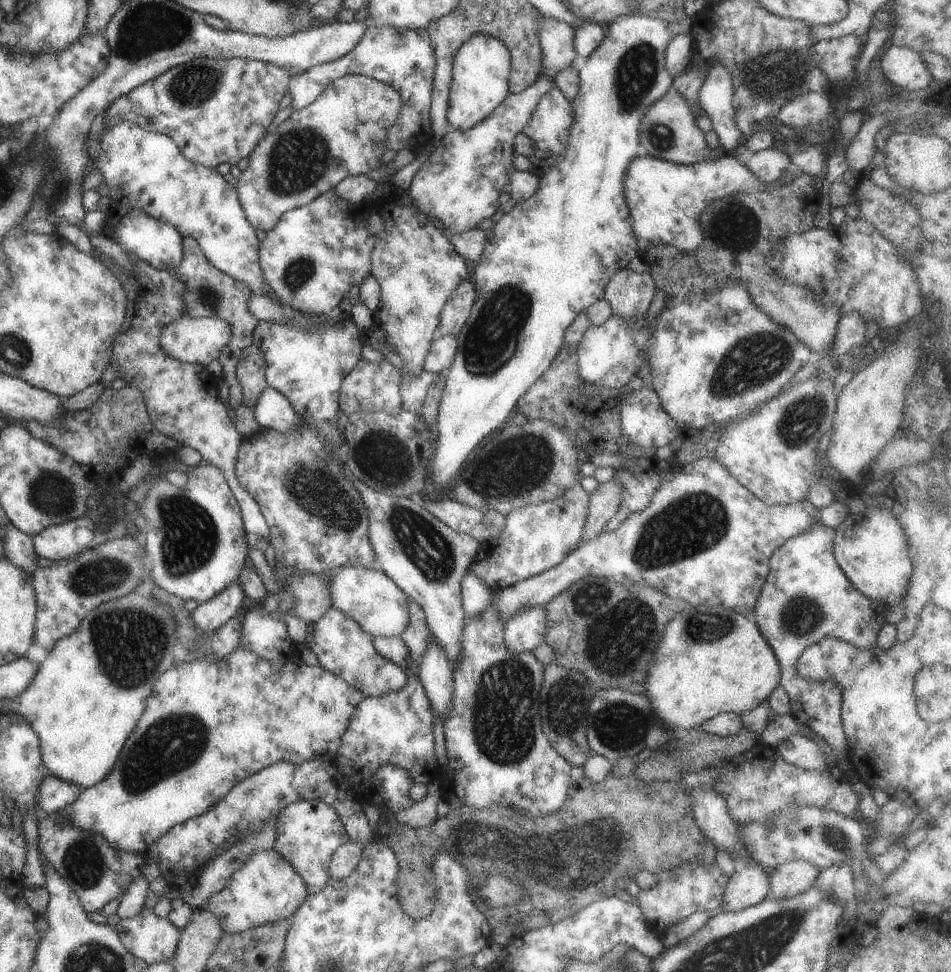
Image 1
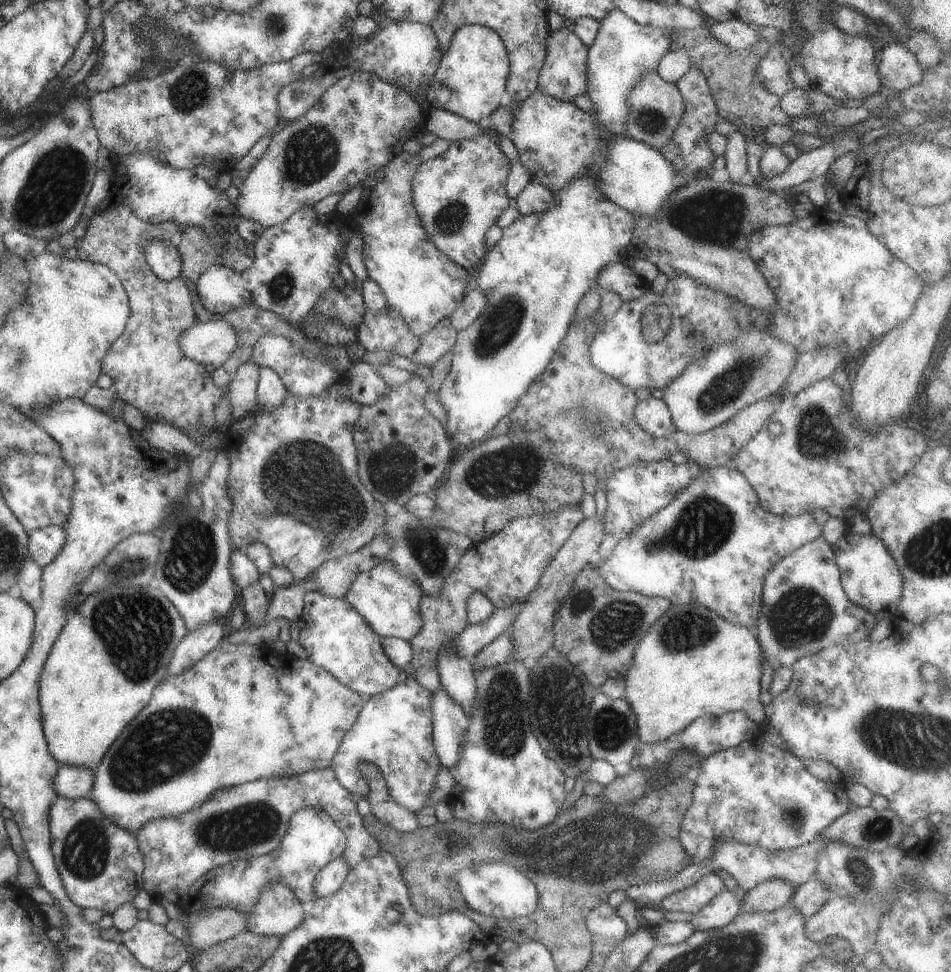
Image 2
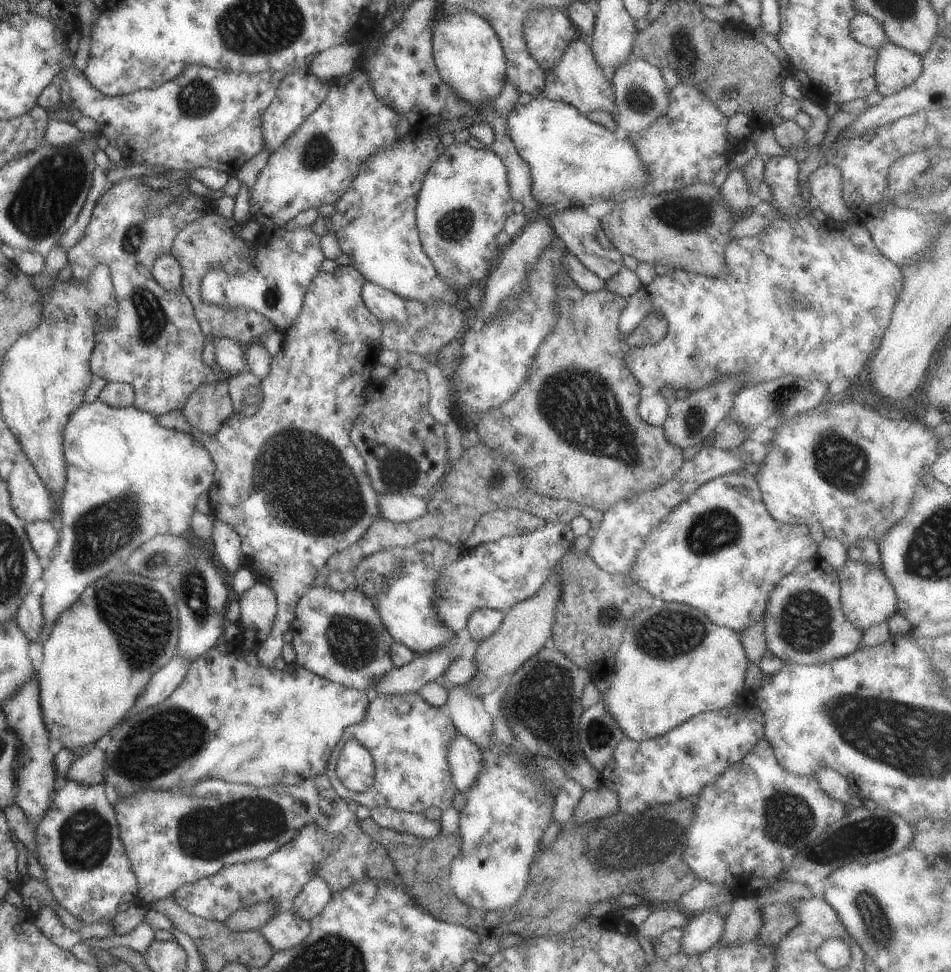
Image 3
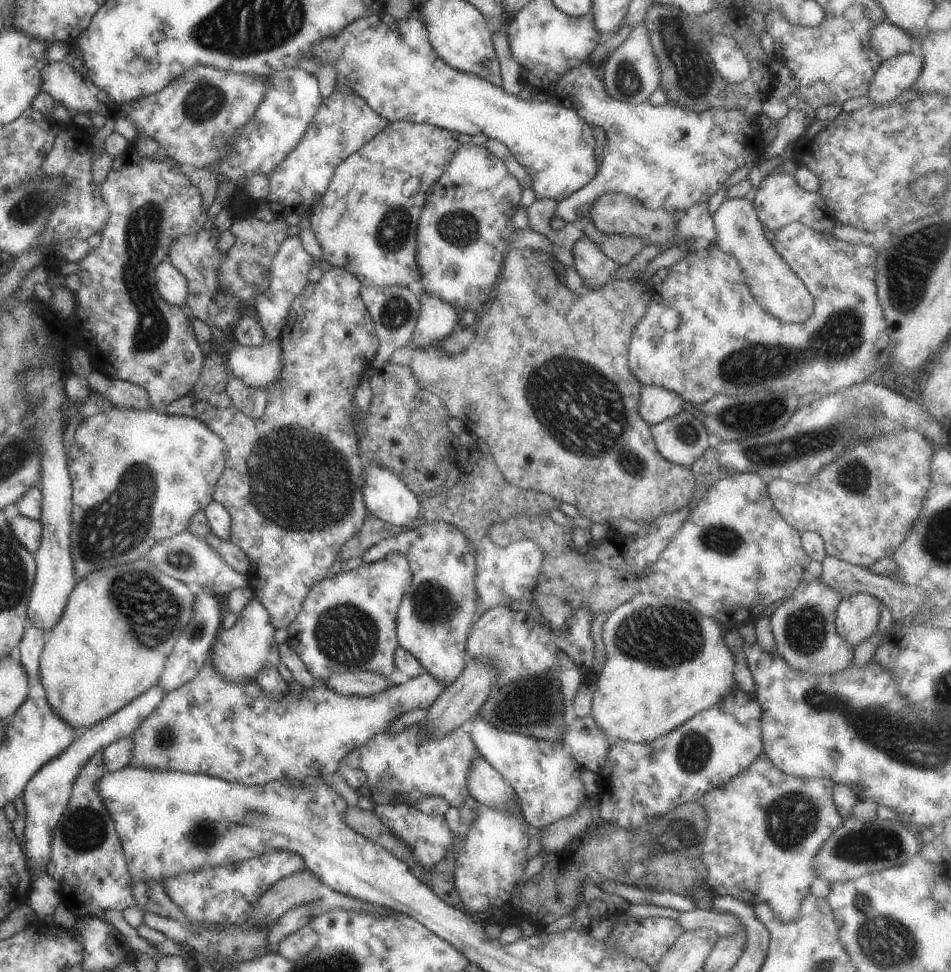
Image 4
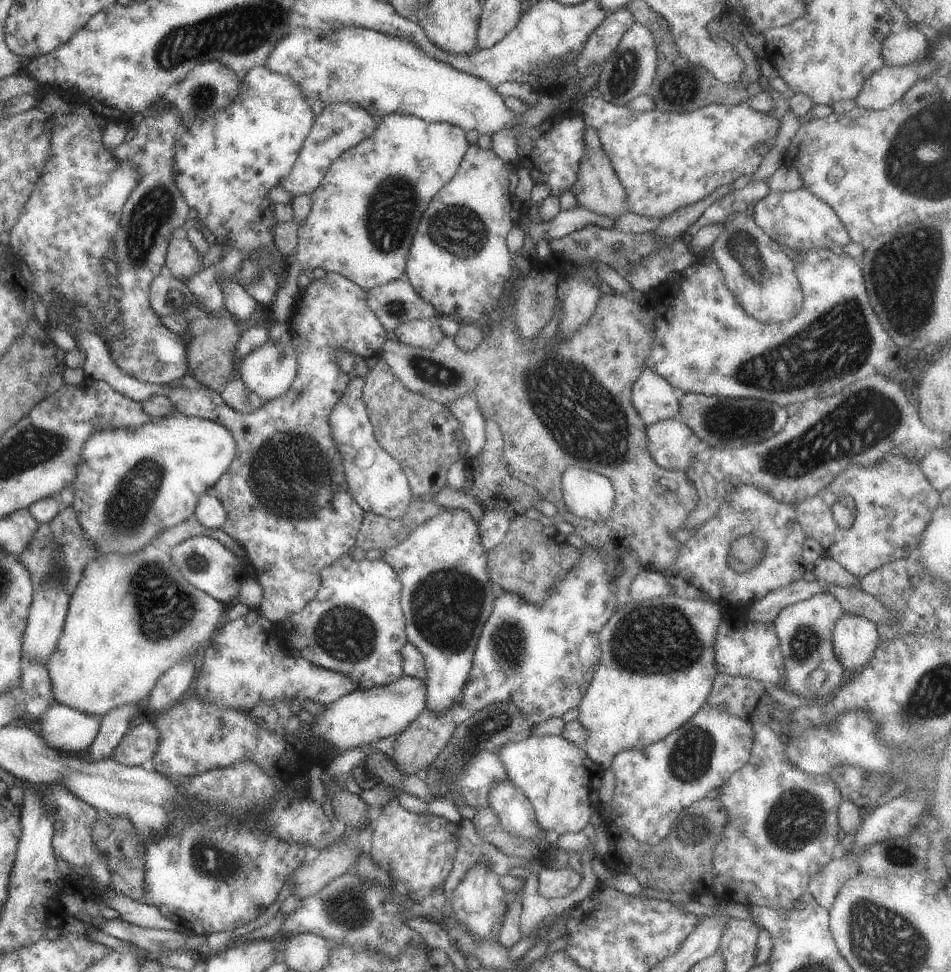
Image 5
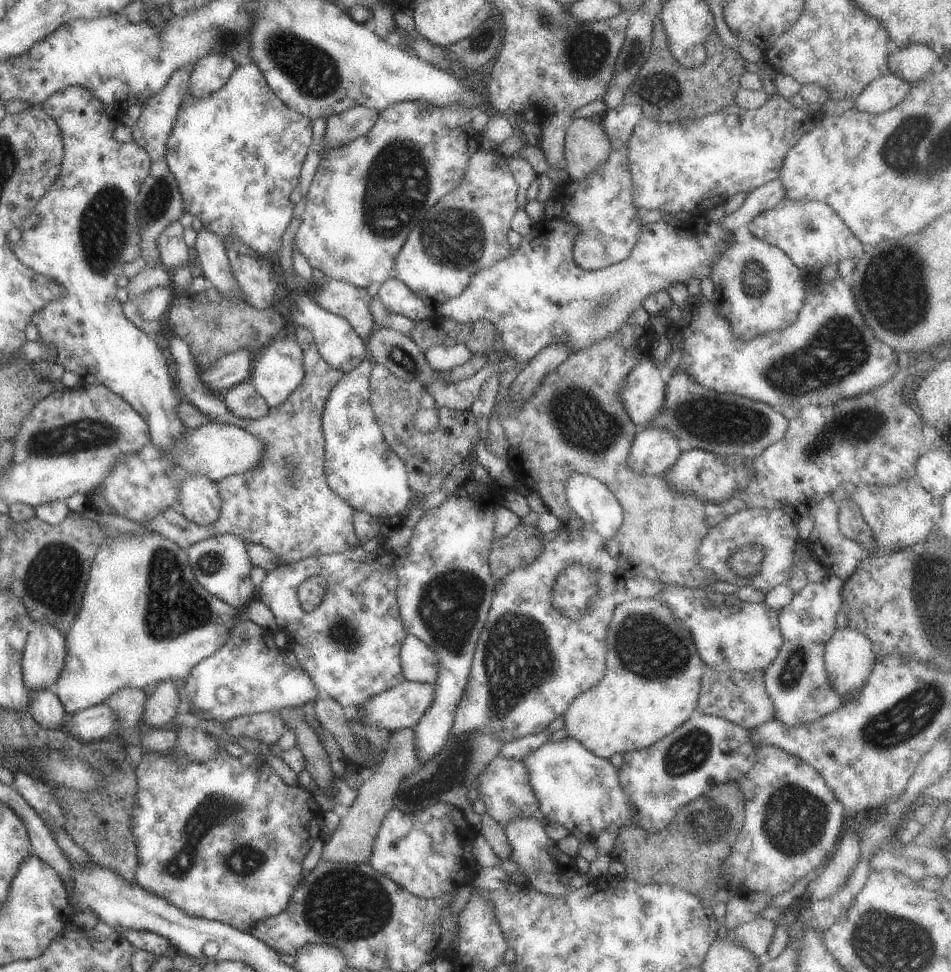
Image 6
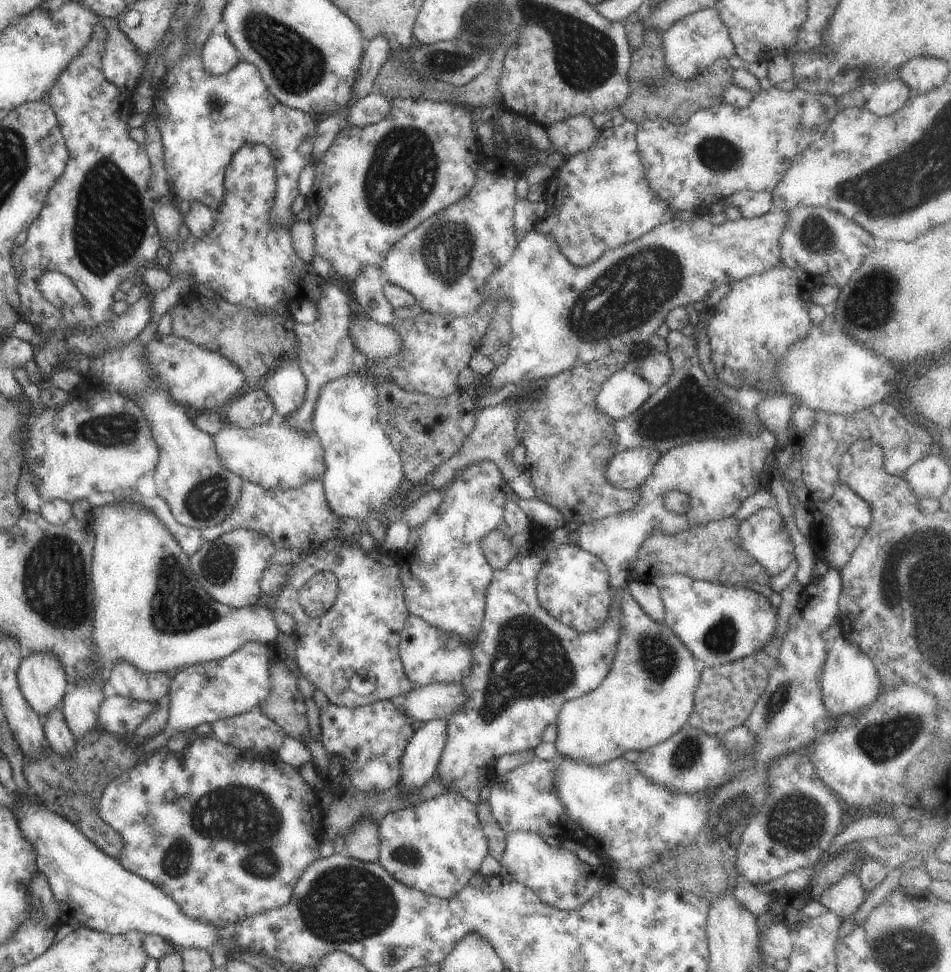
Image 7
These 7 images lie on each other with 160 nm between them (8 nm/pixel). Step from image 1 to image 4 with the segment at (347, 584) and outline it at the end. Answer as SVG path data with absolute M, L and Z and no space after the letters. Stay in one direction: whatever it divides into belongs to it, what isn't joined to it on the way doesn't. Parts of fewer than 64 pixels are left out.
M431 519L417 528L377 542L361 556L363 564L373 564L389 552L405 556L411 577L409 587L395 610L397 644L409 652L430 676L447 686L465 666L465 640L477 618L477 600L473 590L474 546L457 528Z

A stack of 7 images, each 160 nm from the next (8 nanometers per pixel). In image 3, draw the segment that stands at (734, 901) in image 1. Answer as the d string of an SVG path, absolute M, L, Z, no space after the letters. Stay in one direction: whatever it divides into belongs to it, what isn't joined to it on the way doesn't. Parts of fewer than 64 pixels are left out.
M715 909L696 913L682 928L678 952L685 956L697 956L705 952L720 940L724 919L721 919Z

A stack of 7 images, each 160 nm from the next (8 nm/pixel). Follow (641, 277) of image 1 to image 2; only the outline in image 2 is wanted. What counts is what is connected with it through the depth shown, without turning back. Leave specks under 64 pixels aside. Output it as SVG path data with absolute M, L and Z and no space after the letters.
M621 261L611 262L599 269L596 285L605 291L616 292L622 296L623 301L628 301L641 296L649 290L650 282L638 277L629 267Z

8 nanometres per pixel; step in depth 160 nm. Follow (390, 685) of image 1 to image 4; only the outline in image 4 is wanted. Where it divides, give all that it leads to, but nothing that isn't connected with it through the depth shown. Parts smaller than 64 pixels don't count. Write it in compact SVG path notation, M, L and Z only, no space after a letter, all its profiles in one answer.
M389 552L373 564L362 562L353 570L331 574L309 588L299 613L285 630L288 633L287 646L303 662L315 682L325 682L329 676L343 672L369 670L387 676L396 671L393 664L393 652L398 646L395 636L395 610L409 587L410 577L405 556L399 552Z

